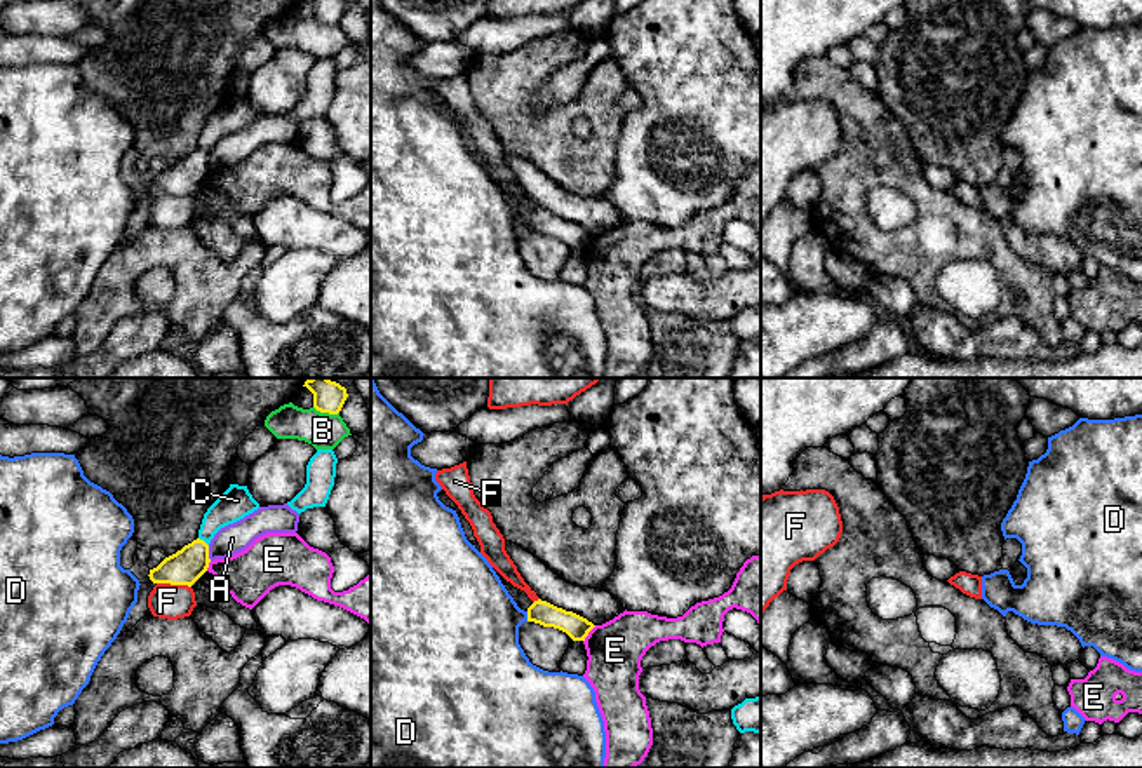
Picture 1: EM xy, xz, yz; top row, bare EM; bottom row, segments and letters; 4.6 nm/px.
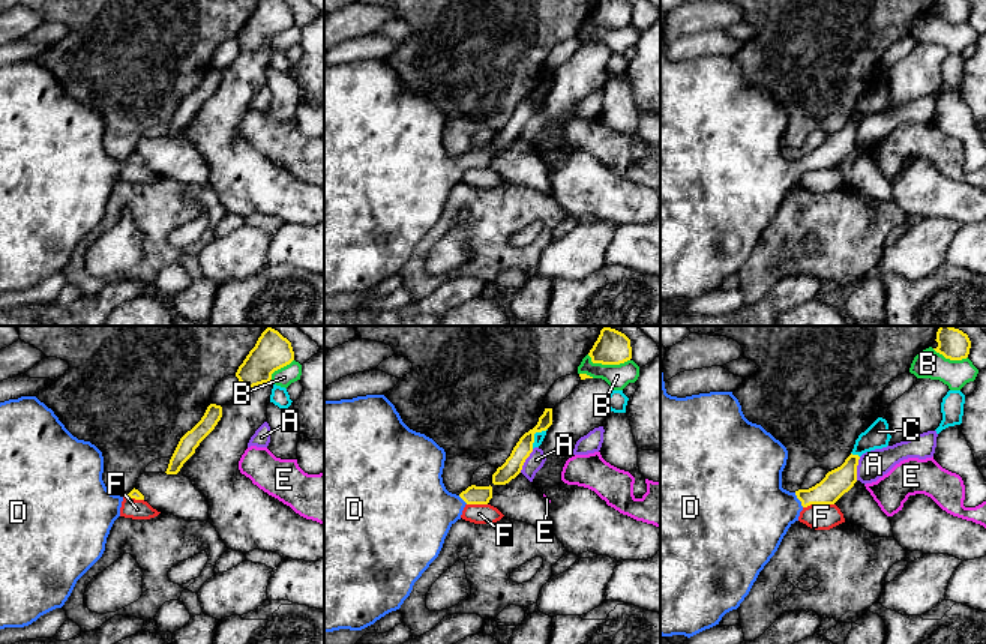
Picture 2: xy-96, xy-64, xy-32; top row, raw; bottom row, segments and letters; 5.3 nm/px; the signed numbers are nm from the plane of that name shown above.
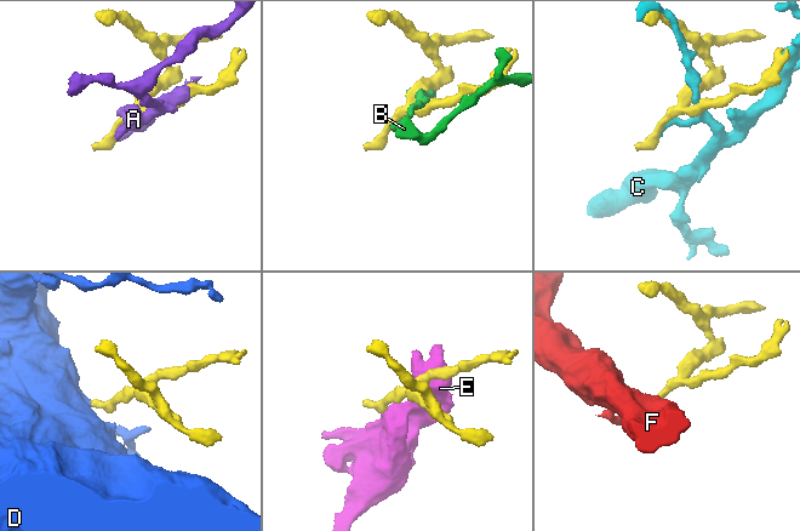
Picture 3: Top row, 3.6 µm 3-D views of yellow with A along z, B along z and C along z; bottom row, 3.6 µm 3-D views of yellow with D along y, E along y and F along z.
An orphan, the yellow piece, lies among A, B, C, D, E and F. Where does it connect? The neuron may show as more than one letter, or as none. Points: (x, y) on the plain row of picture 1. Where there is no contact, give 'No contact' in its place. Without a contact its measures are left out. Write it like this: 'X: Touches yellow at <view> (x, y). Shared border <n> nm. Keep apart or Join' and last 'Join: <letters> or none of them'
A: Touches yellow at xy (208, 162). Shared border 70 nm. Keep apart
B: Touches yellow at xy (326, 21). Shared border 120 nm. Keep apart
C: Touches yellow at xy (204, 152). Shared border 60 nm. Keep apart
D: Touches yellow at xz (528, 227). Shared border 50 nm. Join
E: Touches yellow at xz (587, 244). Shared border 100 nm. Keep apart
F: Touches yellow at xy (174, 194). Shared border 160 nm. Keep apart
Join: D

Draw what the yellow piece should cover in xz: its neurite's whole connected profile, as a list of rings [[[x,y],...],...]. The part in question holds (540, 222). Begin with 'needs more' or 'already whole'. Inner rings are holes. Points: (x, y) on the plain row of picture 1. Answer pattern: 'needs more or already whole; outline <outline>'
needs more; outline [[[371,0],[371,378],[604,378],[606,341],[590,293],[578,284],[533,275],[519,254],[524,232],[559,239],[573,251],[585,251],[595,235],[541,209],[526,221],[517,216],[487,169],[467,150],[456,120],[439,110],[442,98],[435,91],[437,78],[411,66],[411,57],[423,45],[380,0]]]

